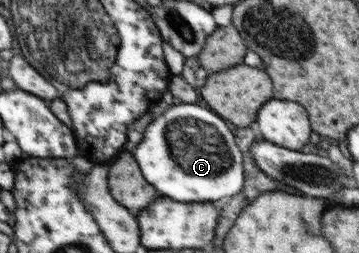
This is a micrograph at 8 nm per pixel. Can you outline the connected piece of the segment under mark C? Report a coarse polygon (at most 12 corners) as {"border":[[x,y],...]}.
{"border":[[171,105],[132,152],[160,197],[235,196],[242,152],[220,116]]}

